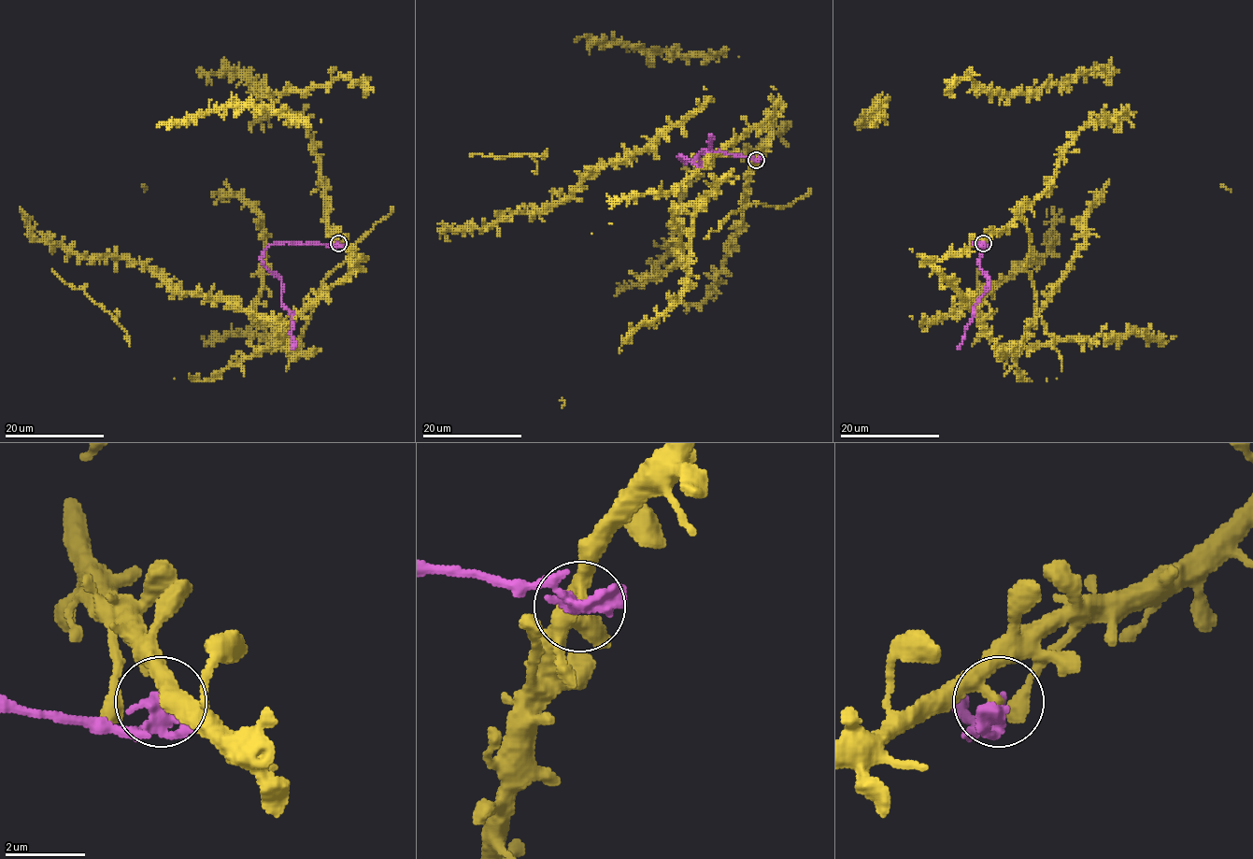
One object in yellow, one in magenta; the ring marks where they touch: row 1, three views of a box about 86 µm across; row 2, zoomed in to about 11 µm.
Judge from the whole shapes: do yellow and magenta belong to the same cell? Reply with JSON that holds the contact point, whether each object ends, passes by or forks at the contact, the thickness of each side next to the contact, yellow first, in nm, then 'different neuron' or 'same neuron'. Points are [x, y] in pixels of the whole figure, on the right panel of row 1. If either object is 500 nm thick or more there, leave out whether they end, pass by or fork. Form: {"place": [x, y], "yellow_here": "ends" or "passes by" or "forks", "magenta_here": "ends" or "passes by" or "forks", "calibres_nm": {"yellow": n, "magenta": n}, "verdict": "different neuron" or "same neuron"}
{"place": [983, 243], "yellow_here": "passes by", "magenta_here": "passes by", "calibres_nm": {"yellow": 240, "magenta": 280}, "verdict": "different neuron"}

